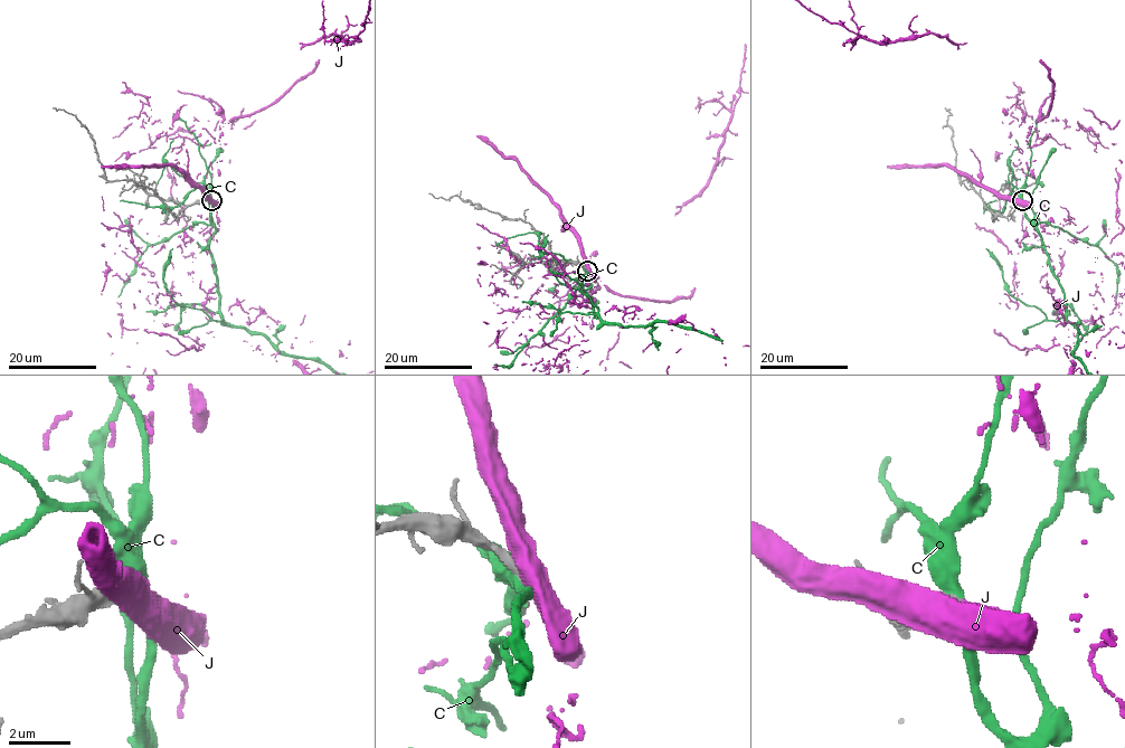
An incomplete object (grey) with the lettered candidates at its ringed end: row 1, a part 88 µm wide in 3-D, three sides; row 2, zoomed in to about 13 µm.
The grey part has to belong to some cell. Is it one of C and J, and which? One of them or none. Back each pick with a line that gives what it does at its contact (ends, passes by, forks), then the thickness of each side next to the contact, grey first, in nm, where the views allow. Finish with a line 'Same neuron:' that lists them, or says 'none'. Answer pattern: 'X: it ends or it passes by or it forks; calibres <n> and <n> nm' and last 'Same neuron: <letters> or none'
J: it passes by; calibres 400 and 600 nm
Same neuron: J

